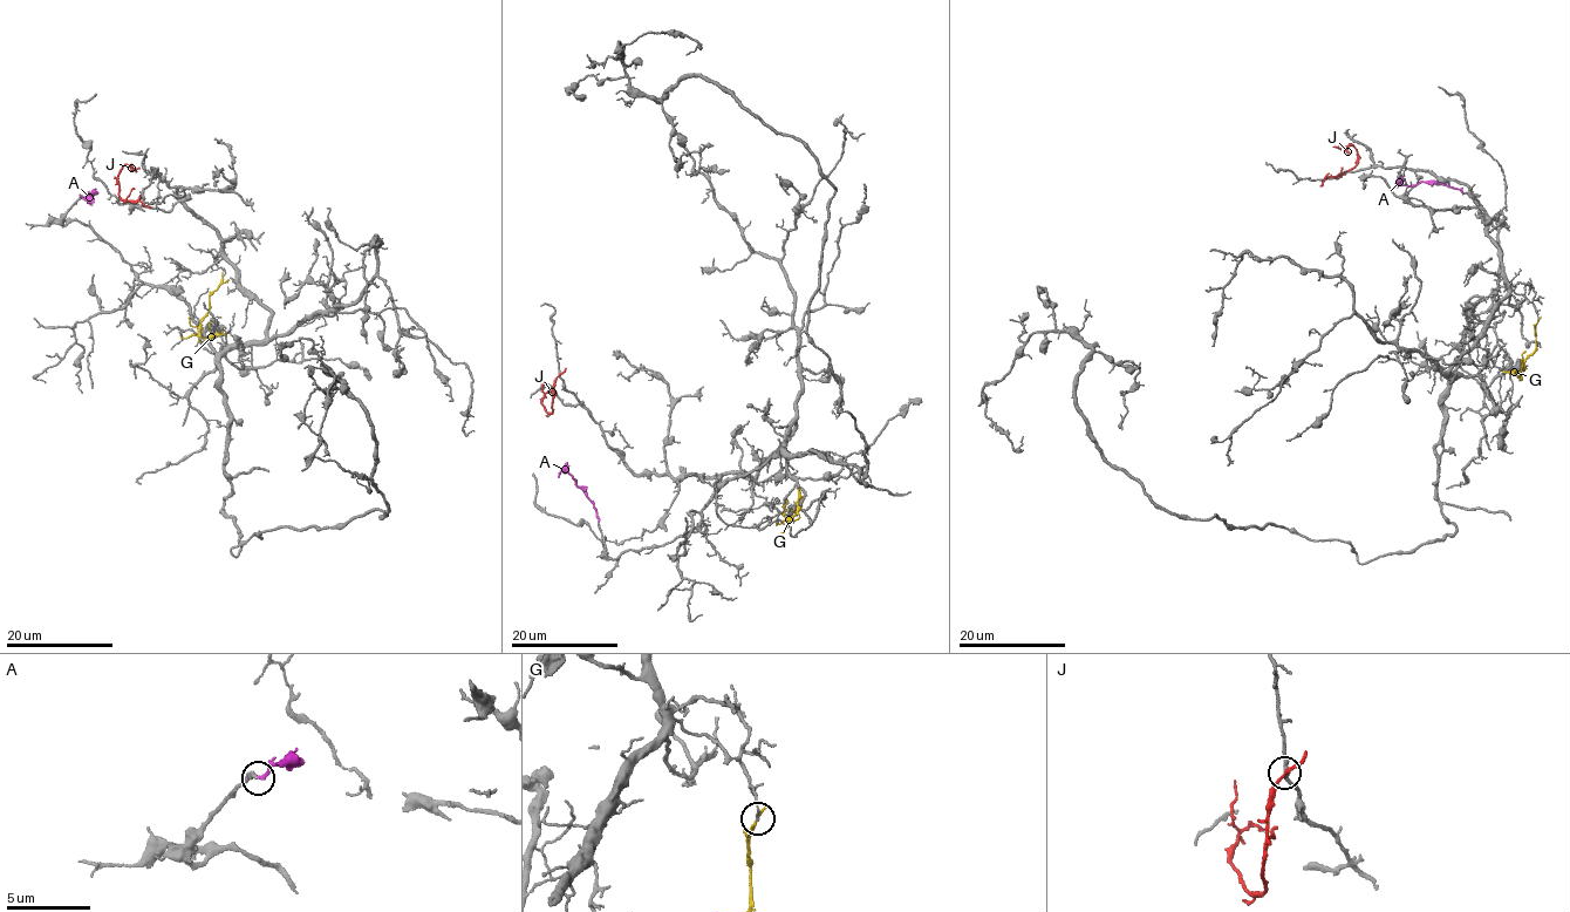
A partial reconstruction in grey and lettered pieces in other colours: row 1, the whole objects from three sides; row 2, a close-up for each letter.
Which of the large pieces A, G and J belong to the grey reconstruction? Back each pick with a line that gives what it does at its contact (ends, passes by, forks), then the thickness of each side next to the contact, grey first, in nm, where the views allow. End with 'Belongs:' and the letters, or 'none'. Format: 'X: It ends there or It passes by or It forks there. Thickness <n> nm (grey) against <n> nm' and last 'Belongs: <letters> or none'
A: It ends there. Thickness 200 nm (grey) against 200 nm
Belongs: A

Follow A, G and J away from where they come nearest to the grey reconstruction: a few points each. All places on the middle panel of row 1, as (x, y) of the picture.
A: (599, 522), (586, 491), (564, 471), (558, 477)
G: (783, 506), (784, 516), (791, 519), (799, 495), (797, 488)
J: (559, 375), (551, 413), (546, 413), (541, 402), (544, 378)

